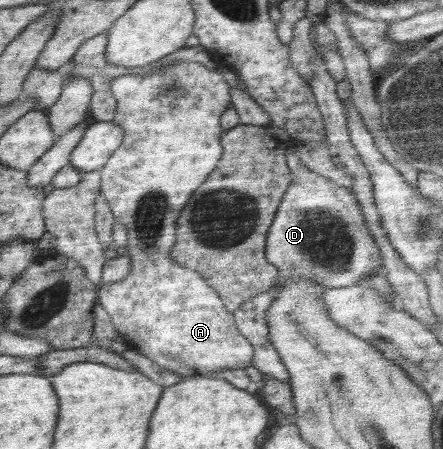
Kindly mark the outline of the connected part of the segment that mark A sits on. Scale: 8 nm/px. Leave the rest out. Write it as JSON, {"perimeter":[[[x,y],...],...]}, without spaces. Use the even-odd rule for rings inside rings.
{"perimeter":[[[174,61],[166,67],[162,67],[158,73],[142,73],[142,74],[126,74],[110,78],[111,92],[116,98],[116,113],[112,122],[120,126],[124,130],[122,135],[122,143],[112,152],[108,161],[99,169],[101,177],[101,193],[107,199],[109,207],[113,213],[114,219],[122,223],[127,229],[128,244],[127,255],[130,257],[132,269],[128,272],[128,276],[124,280],[112,283],[101,283],[95,292],[98,303],[102,305],[102,309],[110,315],[112,325],[116,331],[121,334],[128,342],[130,348],[136,350],[140,355],[148,357],[150,361],[154,361],[156,365],[176,373],[176,375],[184,375],[189,378],[195,375],[209,376],[214,378],[218,373],[226,371],[226,369],[245,369],[252,363],[254,350],[250,342],[238,331],[234,321],[233,313],[228,312],[224,308],[222,298],[216,293],[216,289],[208,285],[206,278],[198,272],[192,271],[180,264],[174,262],[168,253],[172,249],[172,245],[176,243],[176,221],[180,217],[180,212],[184,209],[184,205],[188,203],[192,193],[204,184],[206,178],[216,167],[218,160],[221,158],[223,149],[220,145],[220,138],[224,134],[224,129],[220,127],[220,116],[231,103],[230,86],[224,80],[222,74],[218,70],[210,69],[202,63],[192,63],[192,61]]]}

